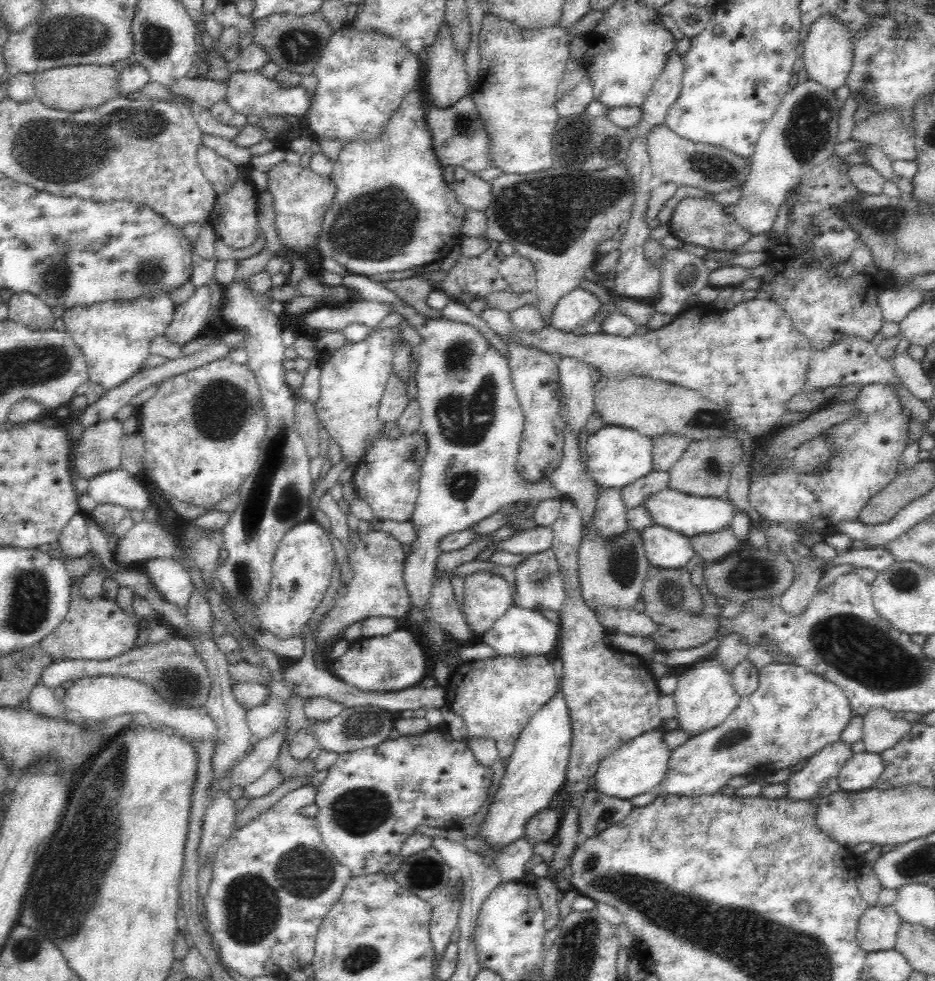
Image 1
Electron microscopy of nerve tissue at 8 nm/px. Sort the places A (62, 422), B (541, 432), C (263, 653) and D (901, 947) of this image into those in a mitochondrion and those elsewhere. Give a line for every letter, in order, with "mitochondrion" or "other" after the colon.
A: other
B: other
C: other
D: other

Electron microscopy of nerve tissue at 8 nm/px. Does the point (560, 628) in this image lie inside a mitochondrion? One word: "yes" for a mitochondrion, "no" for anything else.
no

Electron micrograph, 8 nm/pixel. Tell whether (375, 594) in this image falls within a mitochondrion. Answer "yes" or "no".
no

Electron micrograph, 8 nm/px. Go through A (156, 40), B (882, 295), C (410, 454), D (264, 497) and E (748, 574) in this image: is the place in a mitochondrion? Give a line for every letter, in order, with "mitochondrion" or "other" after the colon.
A: mitochondrion
B: other
C: mitochondrion
D: mitochondrion
E: mitochondrion

